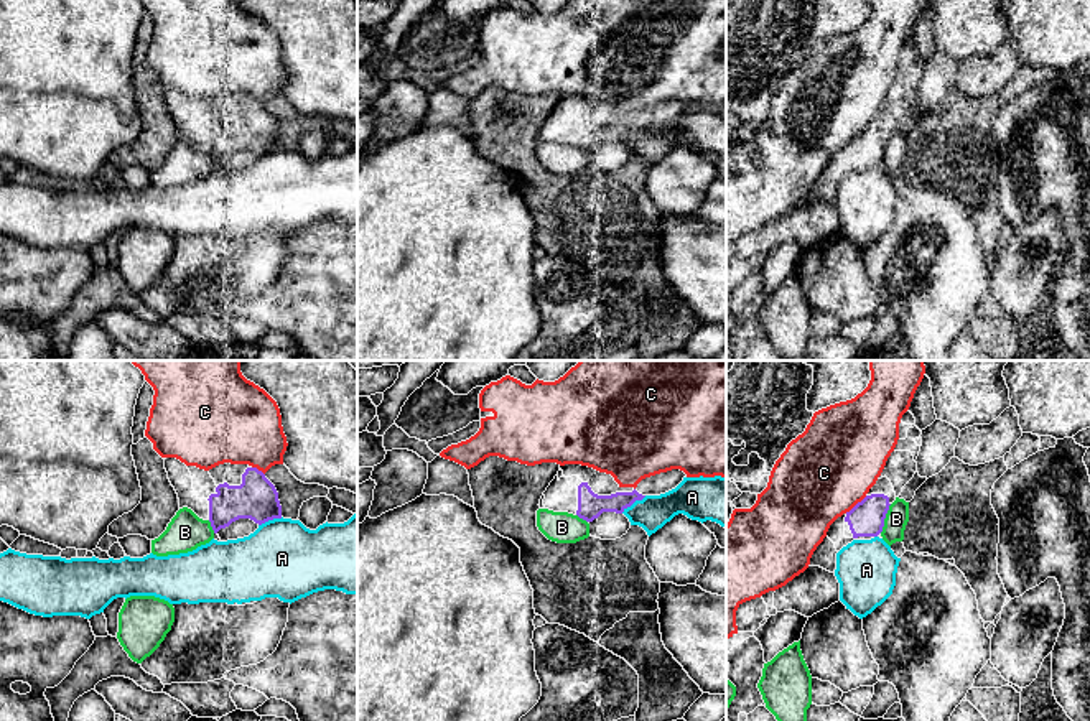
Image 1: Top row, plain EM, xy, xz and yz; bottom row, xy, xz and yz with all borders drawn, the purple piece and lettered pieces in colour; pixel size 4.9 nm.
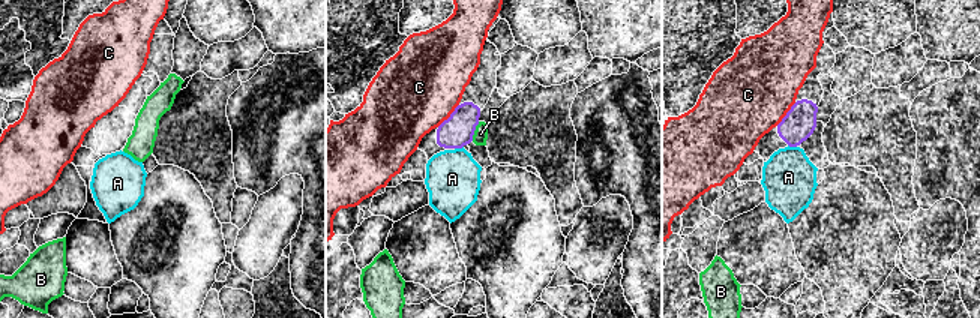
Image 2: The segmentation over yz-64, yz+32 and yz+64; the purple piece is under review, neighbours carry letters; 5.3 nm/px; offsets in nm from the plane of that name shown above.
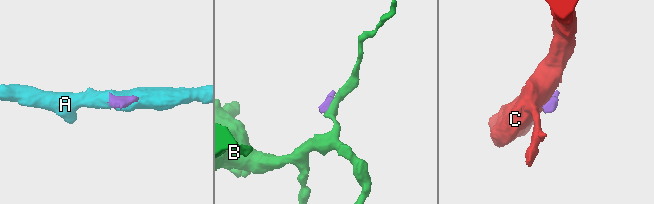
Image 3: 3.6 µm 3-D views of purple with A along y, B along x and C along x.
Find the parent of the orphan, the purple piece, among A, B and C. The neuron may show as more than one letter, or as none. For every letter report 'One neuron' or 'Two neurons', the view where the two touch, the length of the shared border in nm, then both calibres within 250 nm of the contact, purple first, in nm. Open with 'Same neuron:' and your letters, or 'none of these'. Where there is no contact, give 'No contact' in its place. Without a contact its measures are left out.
Same neuron: none of these
A: Two neurons. Touches purple in xz. Shared border 150 nm. Thickness 130 nm (purple) against 170 nm
B: Two neurons. Touches purple in yz. Shared border 160 nm. Thickness 180 nm (purple) against 110 nm
C: Two neurons. Touches purple in yz. Shared border 140 nm. Thickness 180 nm (purple) against 440 nm

